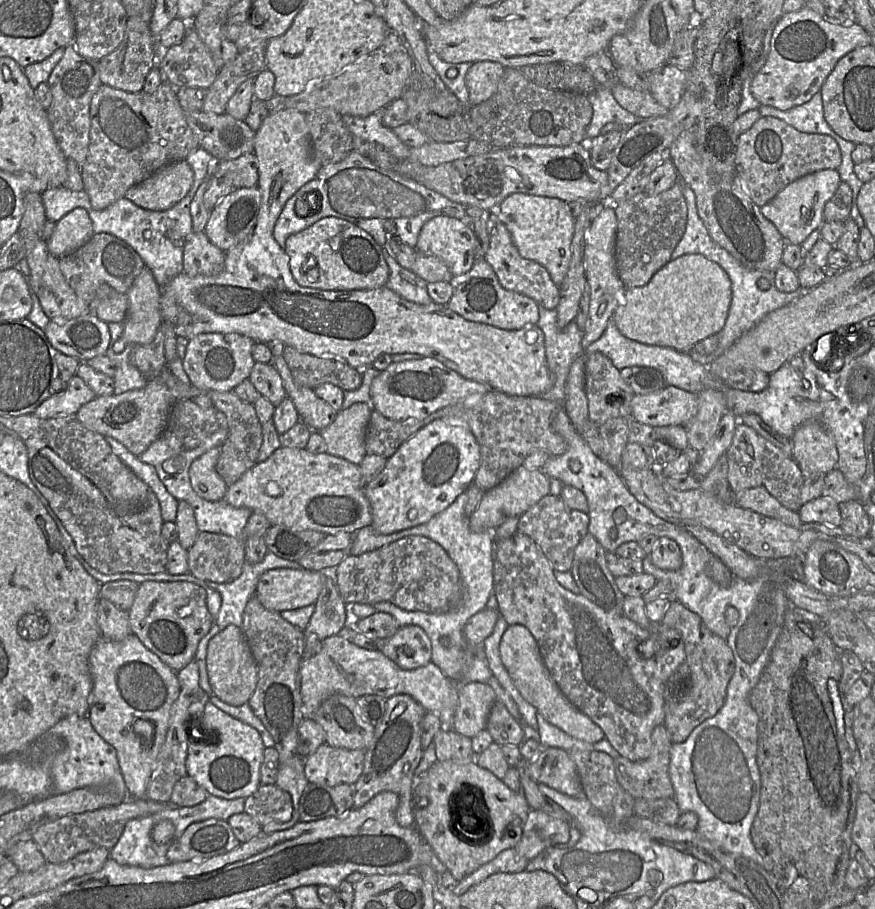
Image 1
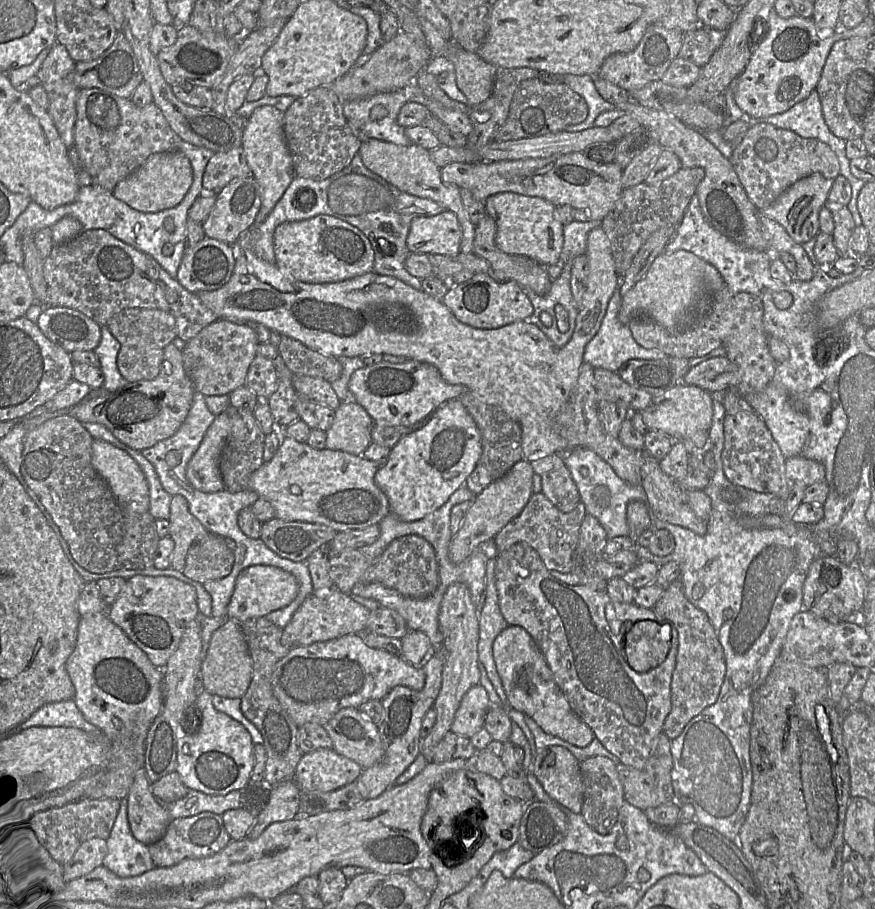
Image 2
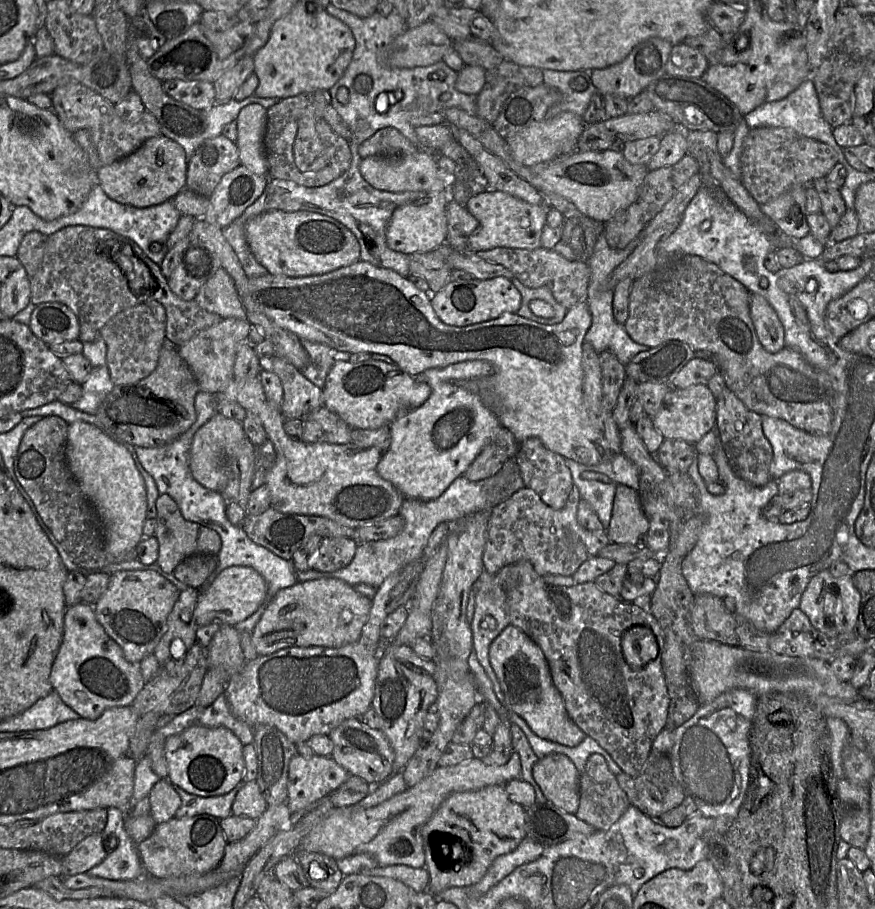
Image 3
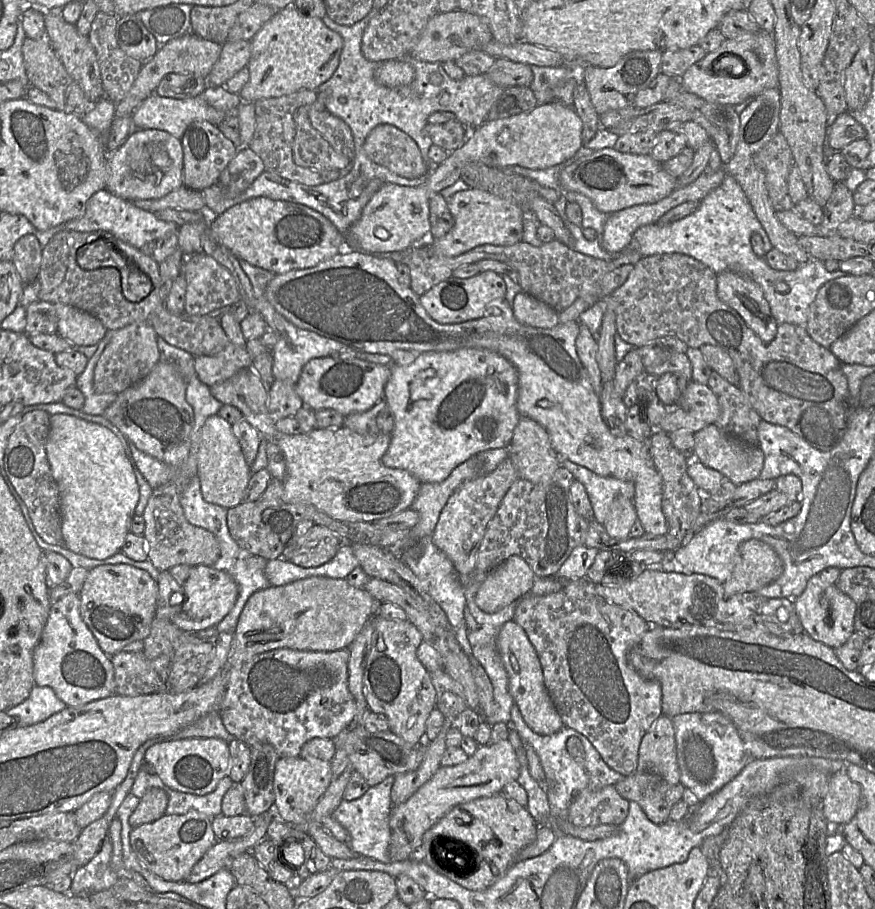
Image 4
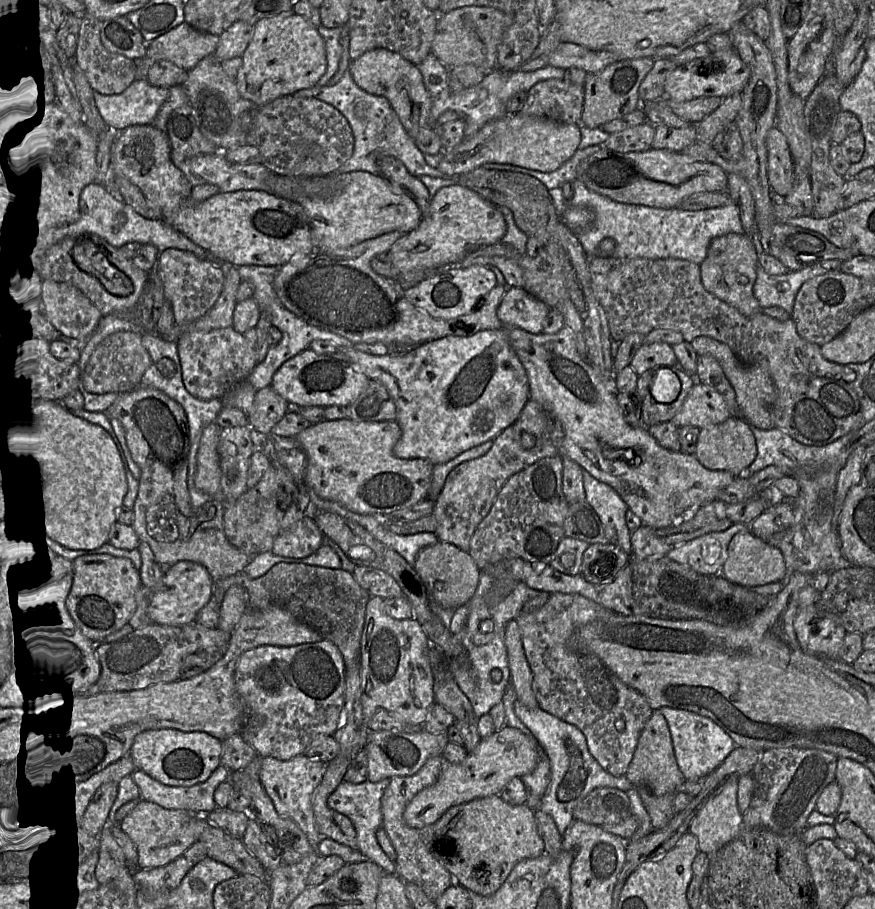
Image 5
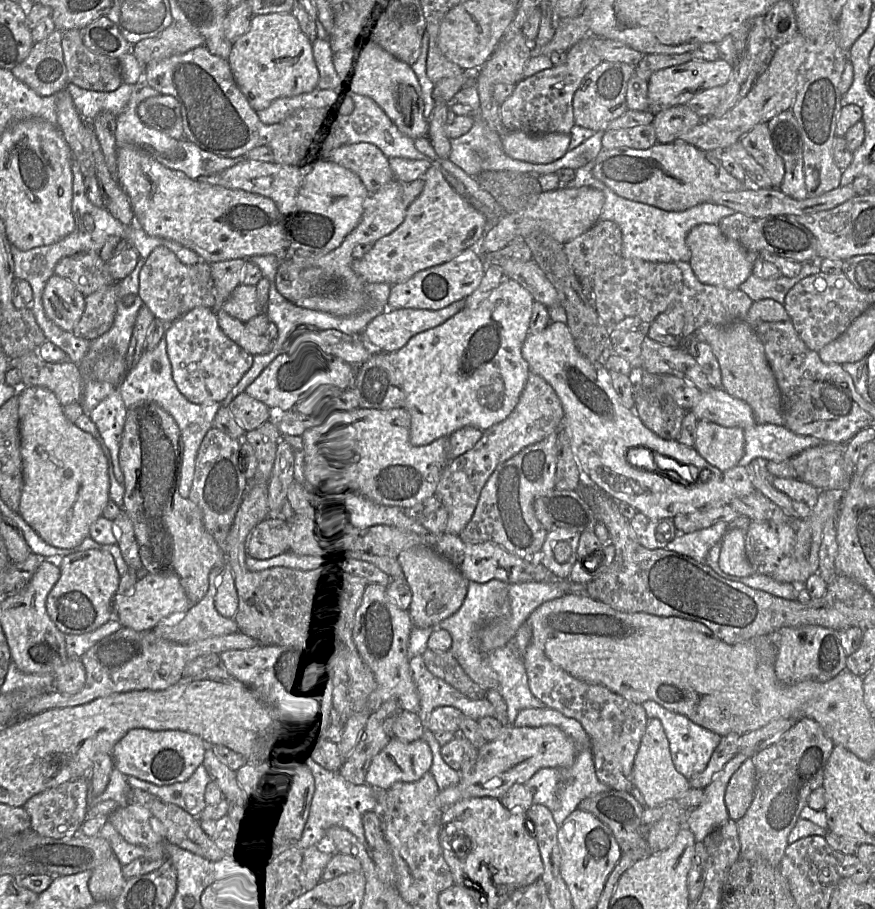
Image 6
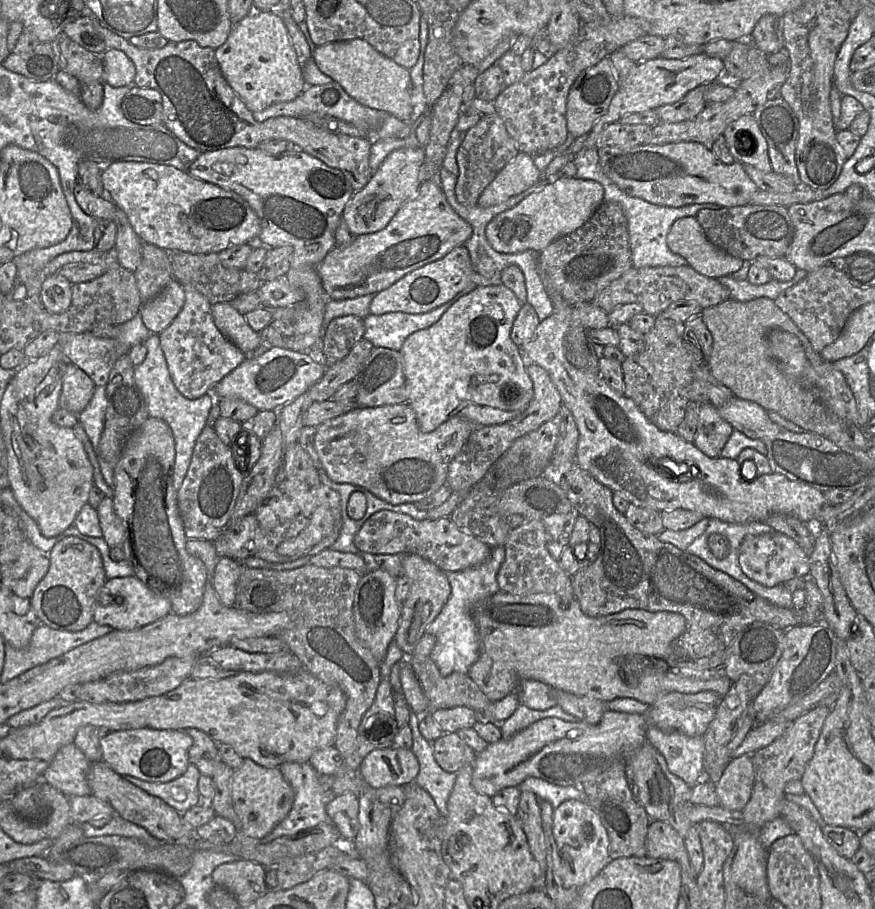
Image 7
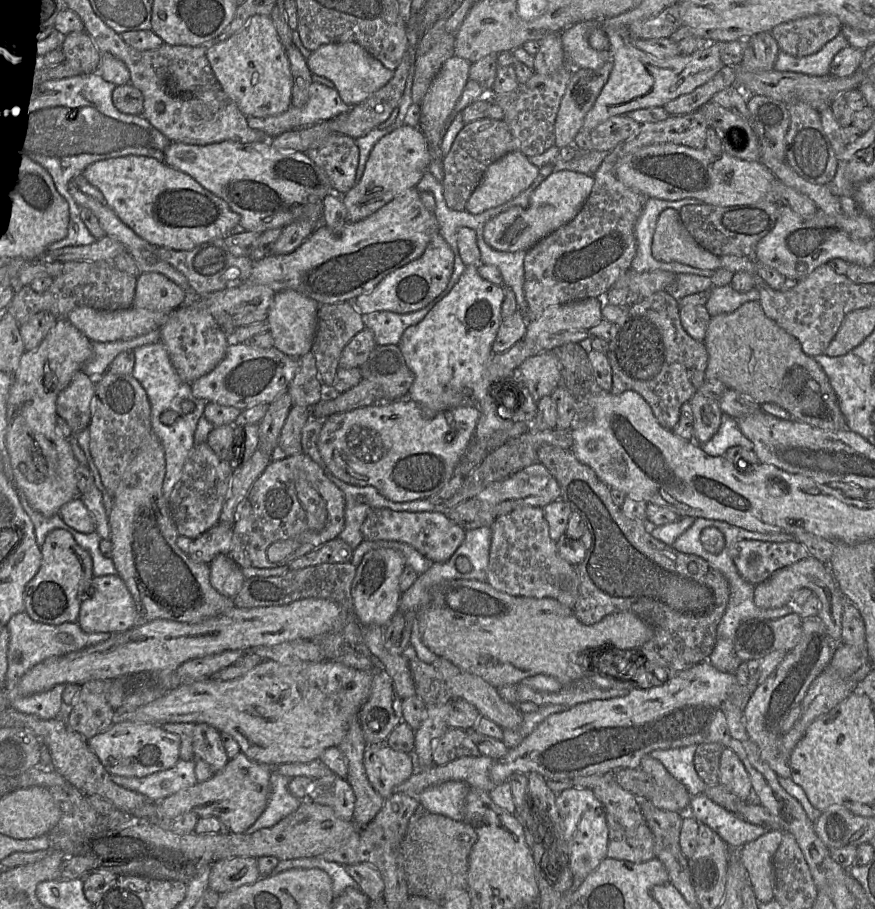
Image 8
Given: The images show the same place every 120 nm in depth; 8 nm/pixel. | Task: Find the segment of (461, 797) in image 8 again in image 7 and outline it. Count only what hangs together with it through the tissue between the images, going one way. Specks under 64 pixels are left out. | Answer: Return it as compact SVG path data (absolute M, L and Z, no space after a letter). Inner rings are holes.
M414 715L408 723L413 738L411 750L419 762L419 772L414 783L430 794L440 814L445 819L457 772L447 772L438 765L433 754L433 742L425 739L419 731L420 718L420 715Z

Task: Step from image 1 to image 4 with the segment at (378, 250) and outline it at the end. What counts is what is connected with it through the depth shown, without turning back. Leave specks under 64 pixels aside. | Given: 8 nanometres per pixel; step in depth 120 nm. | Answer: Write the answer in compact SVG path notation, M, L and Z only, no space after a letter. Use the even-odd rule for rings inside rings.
M267 197L245 200L210 217L209 231L238 259L275 275L314 267L346 248L344 235L320 213L301 204Z

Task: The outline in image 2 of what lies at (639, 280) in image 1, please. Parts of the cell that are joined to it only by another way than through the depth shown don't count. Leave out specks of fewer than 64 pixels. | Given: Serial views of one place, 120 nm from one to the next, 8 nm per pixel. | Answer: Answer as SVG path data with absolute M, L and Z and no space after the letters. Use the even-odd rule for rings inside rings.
M681 167L658 186L650 186L643 182L623 191L613 208L601 221L601 228L611 244L619 276L625 274L639 249L654 232L664 227L678 227L703 177L702 168Z

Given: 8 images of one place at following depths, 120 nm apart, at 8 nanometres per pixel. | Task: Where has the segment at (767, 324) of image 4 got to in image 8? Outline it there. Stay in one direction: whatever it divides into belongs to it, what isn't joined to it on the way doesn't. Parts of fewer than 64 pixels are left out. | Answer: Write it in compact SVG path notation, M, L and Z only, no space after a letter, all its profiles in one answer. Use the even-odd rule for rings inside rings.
M665 209L658 217L651 252L662 262L678 262L704 270L721 268L720 257L702 248L684 227L679 211Z

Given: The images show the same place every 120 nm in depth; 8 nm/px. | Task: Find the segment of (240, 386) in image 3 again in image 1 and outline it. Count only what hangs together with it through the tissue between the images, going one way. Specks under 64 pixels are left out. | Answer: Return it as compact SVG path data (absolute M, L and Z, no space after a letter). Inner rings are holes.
M280 447L228 486L223 499L234 507L246 507L263 513L271 525L282 525L294 530L316 530L325 536L338 532L354 533L372 523L371 507L365 495L360 466L327 452L313 454L307 449Z

